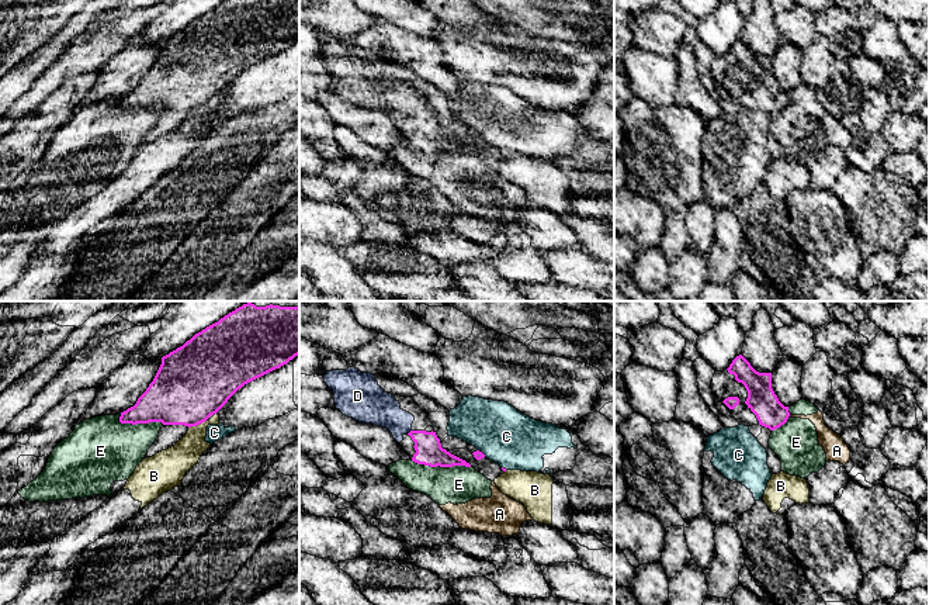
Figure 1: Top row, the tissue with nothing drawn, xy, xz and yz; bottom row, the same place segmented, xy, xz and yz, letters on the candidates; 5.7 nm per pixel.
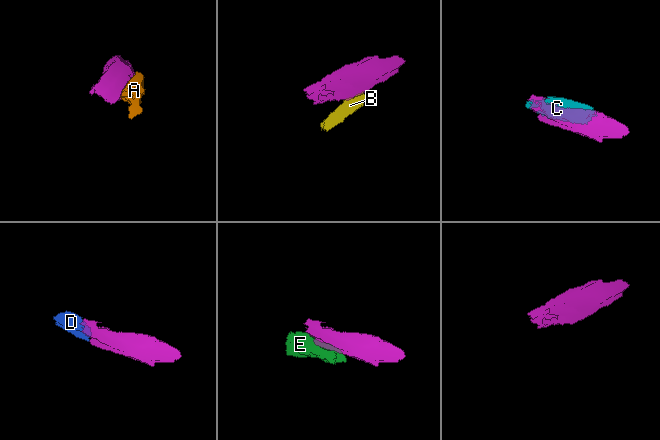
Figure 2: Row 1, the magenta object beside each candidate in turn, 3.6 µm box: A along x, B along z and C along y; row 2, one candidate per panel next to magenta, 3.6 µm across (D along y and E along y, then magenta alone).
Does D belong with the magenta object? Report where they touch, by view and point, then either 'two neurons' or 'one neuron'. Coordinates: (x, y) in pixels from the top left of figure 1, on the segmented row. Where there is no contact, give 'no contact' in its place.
meets magenta in xz at (409, 432); one neuron

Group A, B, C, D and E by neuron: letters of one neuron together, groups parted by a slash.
A E / B / C / D

